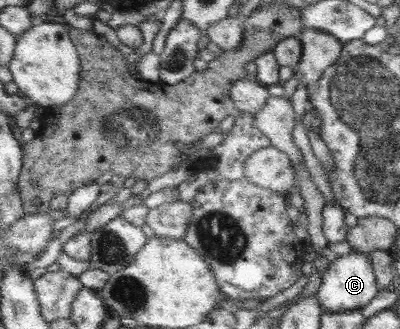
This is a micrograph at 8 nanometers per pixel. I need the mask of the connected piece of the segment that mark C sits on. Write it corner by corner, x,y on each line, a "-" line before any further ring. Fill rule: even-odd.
351,250
335,259
322,274
322,284
316,293
317,301
327,313
347,313
347,311
363,310
378,296
380,286
371,265
370,254

